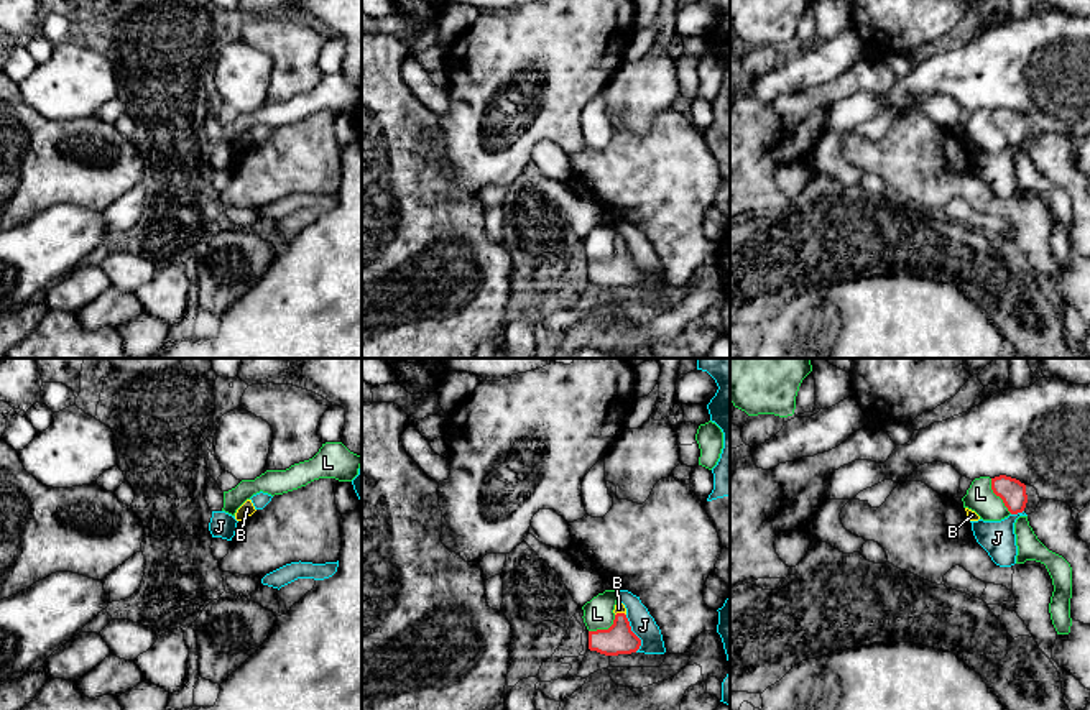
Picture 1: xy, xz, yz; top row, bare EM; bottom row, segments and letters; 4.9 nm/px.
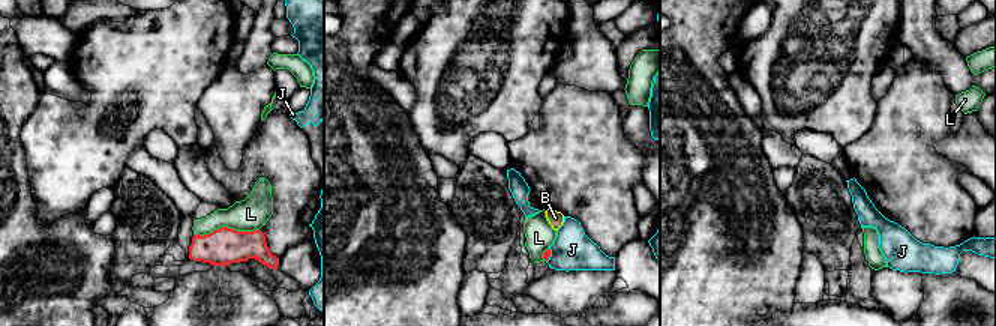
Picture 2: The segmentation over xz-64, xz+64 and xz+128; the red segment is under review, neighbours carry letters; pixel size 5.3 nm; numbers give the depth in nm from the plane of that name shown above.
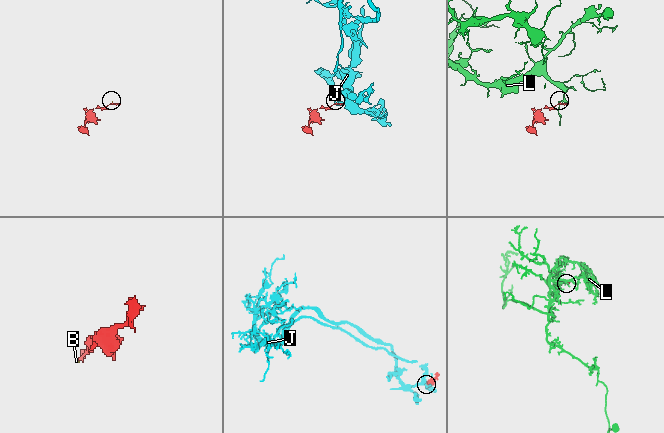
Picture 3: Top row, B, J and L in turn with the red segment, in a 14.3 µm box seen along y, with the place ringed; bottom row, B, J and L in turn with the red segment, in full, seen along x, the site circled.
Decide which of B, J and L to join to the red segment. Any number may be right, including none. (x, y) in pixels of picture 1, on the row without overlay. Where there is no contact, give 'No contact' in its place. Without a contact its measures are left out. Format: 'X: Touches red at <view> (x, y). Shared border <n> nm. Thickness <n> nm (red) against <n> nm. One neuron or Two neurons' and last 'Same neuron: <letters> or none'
B: Touches red at xz (620, 245). Shared border 60 nm. Thickness 150 nm (red) against 50 nm. One neuron
J: Touches red at xz (633, 265). Shared border 190 nm. Thickness 150 nm (red) against 120 nm. Two neurons
L: Touches red at yz (998, 127). Shared border 200 nm. Thickness 130 nm (red) against 140 nm. Two neurons
Same neuron: B

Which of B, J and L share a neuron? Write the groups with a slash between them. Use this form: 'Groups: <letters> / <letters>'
Groups: B / J / L

